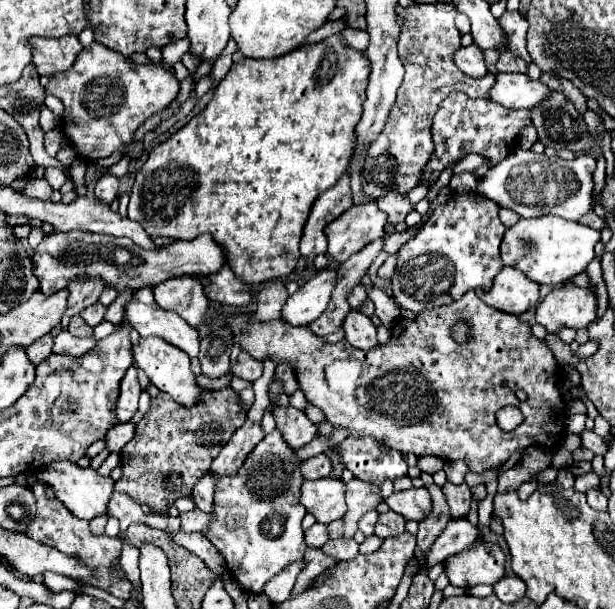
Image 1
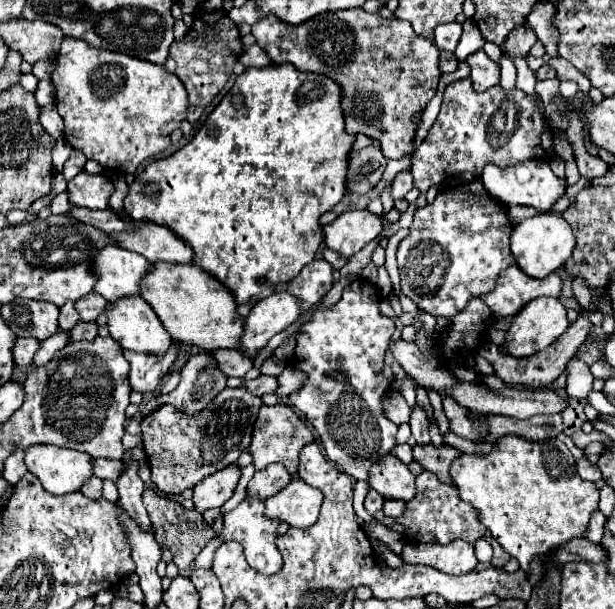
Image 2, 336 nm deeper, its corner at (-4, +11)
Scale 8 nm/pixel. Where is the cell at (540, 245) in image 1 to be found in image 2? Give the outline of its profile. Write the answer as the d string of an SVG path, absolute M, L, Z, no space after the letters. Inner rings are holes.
M539 213L535 217L529 217L517 223L511 233L511 251L519 269L539 279L547 277L553 271L559 271L561 265L571 257L575 245L577 241L575 241L573 227L559 213Z

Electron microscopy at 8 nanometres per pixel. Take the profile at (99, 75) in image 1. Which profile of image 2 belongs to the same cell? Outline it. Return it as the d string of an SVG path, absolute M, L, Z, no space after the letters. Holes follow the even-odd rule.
M75 37L63 39L61 51L57 55L57 67L51 73L51 81L57 91L55 101L59 115L65 121L65 141L73 149L83 151L87 159L93 159L101 167L111 171L135 173L145 159L161 153L171 145L171 131L177 129L179 123L185 119L187 91L183 89L183 83L175 73L169 73L163 65L153 65L149 61L127 57L123 53L95 49Z

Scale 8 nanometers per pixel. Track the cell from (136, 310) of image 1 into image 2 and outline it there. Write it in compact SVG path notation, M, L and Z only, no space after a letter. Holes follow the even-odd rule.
M107 247L99 253L99 269L95 271L99 273L99 281L93 291L109 303L115 303L125 297L137 297L153 265L139 253L131 253L123 247Z

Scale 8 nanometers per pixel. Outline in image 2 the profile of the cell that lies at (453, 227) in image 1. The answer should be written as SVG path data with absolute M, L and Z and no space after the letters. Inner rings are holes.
M479 179L457 189L445 189L431 205L417 209L409 235L397 249L401 291L419 309L441 317L453 317L471 297L495 289L499 273L515 265L509 247L513 227L505 207L483 189ZM457 189L463 199L457 199Z

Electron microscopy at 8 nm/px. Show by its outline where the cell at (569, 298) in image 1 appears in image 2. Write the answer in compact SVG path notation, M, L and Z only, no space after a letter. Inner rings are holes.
M539 297L535 301L529 301L513 319L509 331L507 331L507 351L513 357L527 357L531 353L537 353L541 349L545 349L547 345L551 345L565 329L569 327L567 321L567 309L563 307L563 303L559 301L559 297Z

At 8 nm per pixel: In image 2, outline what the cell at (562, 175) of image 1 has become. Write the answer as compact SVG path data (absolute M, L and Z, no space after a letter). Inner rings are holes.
M529 159L529 161L521 161L517 165L511 167L497 167L497 165L487 165L481 173L481 181L485 185L485 189L491 193L491 197L495 197L499 203L513 207L513 205L529 205L535 207L539 211L549 211L557 199L561 199L567 191L567 179L559 179L549 163L545 159Z

